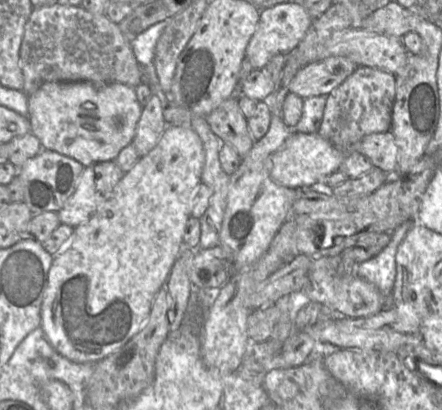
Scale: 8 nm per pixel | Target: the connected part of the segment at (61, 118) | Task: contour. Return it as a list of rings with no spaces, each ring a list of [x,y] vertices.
[[[88,81],[47,82],[41,85],[28,97],[28,119],[31,125],[31,133],[33,133],[39,139],[42,148],[56,151],[62,155],[71,157],[80,162],[84,167],[88,167],[99,162],[115,160],[120,151],[132,143],[142,110],[143,106],[141,106],[138,101],[135,88],[117,82],[107,84],[95,84]]]

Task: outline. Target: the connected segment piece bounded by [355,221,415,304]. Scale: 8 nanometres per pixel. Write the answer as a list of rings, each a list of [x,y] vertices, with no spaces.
[[[408,221],[391,232],[391,240],[380,253],[358,264],[355,274],[374,284],[389,304],[393,284],[396,277],[395,255],[399,244],[415,221]]]

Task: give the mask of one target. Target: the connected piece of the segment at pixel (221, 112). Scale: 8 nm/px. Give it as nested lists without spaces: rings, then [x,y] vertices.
[[[237,98],[226,99],[205,118],[220,143],[232,146],[241,158],[250,152],[255,141]]]

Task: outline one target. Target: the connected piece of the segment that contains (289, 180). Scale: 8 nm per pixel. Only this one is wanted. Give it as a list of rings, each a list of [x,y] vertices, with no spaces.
[[[294,131],[281,148],[272,155],[270,176],[283,187],[308,189],[317,187],[323,179],[340,170],[345,154],[317,132],[312,134]]]

